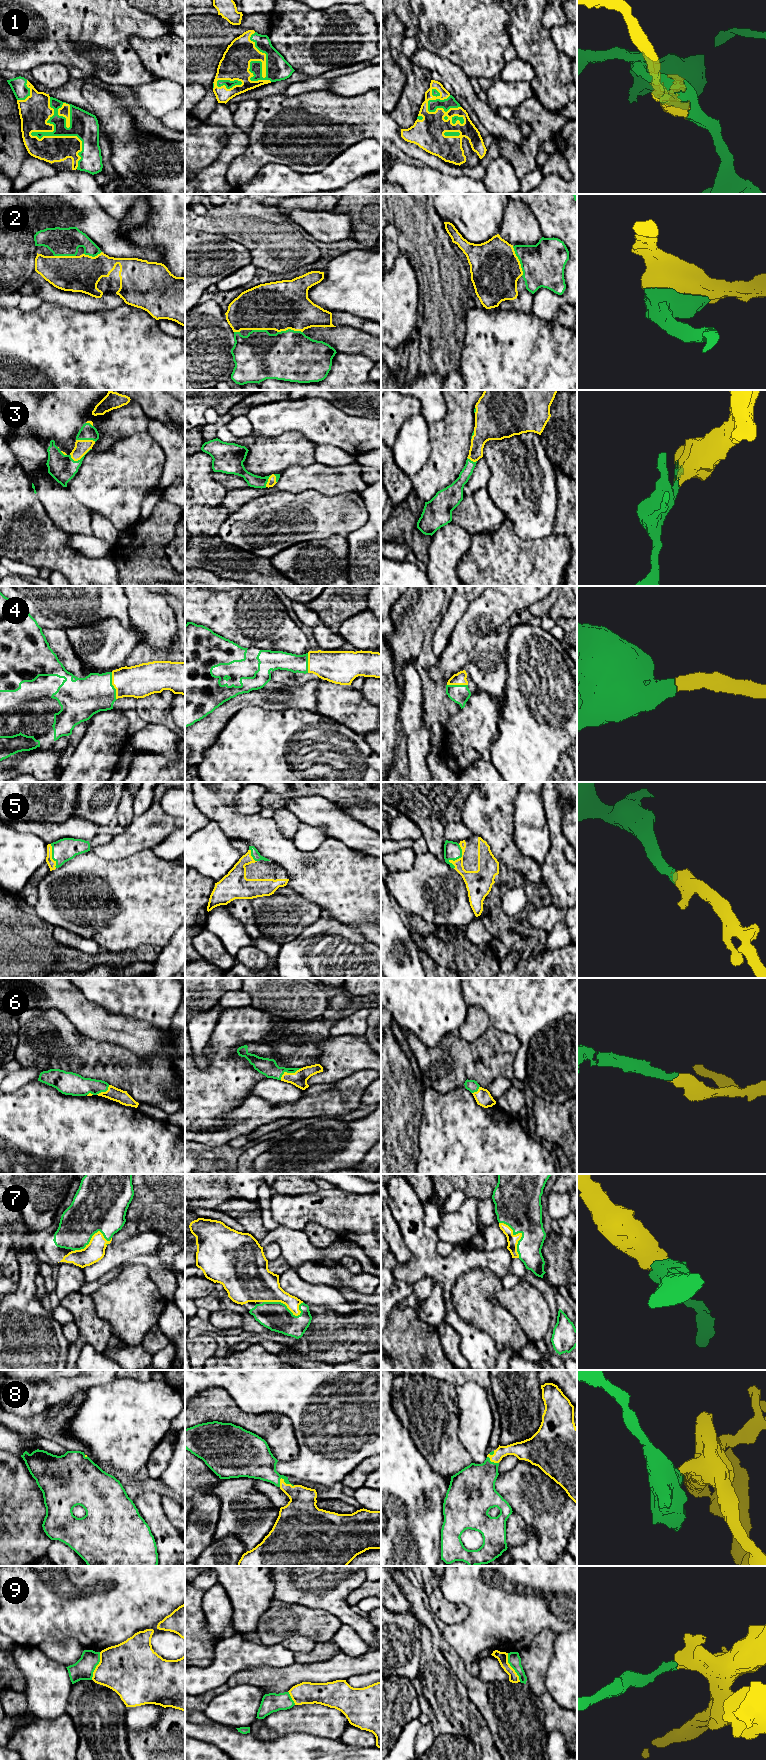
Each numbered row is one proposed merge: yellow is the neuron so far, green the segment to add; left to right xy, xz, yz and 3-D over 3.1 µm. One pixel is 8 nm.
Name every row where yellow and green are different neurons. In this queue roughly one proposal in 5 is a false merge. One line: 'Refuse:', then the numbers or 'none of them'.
Refuse: 9

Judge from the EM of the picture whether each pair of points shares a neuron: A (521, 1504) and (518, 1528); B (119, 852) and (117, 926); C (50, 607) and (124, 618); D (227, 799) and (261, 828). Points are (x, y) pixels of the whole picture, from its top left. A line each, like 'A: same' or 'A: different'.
A: different
B: different
C: same
D: same

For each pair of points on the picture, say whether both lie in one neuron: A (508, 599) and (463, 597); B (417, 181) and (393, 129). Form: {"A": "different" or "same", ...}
{"A": "different", "B": "different"}

